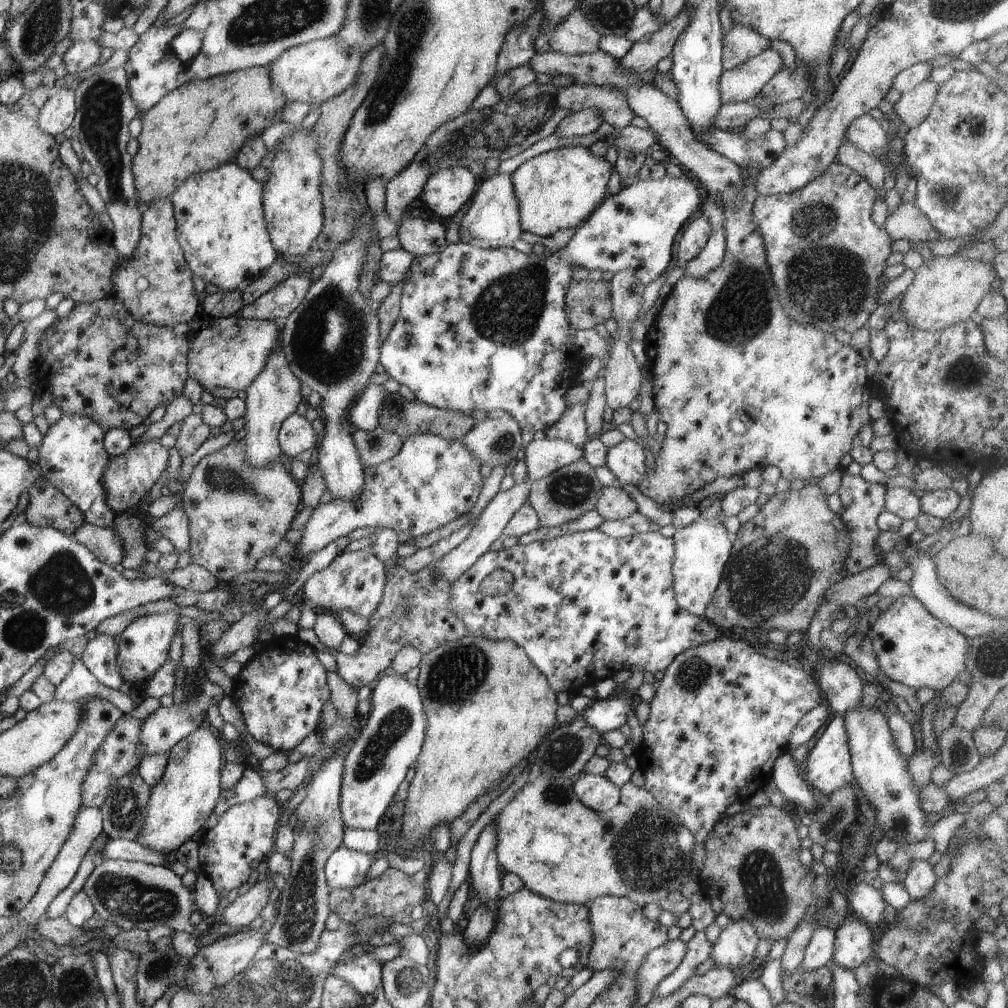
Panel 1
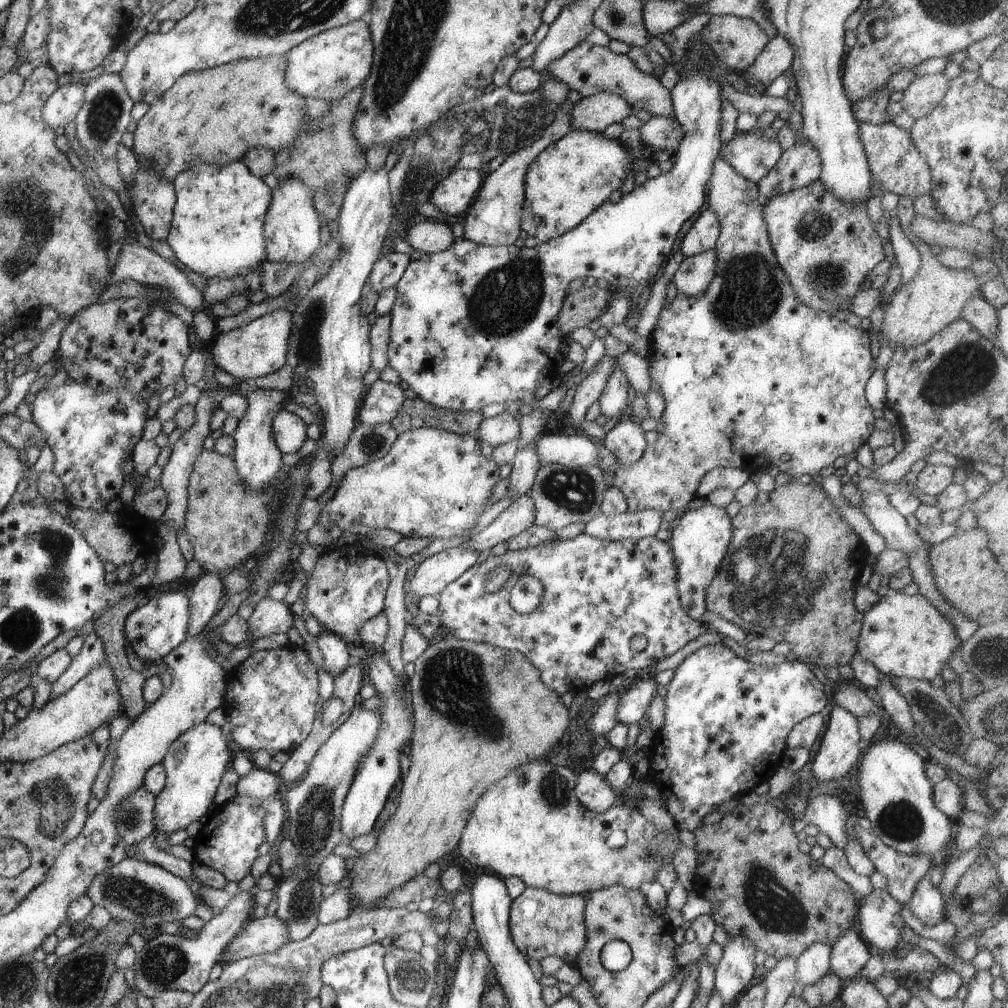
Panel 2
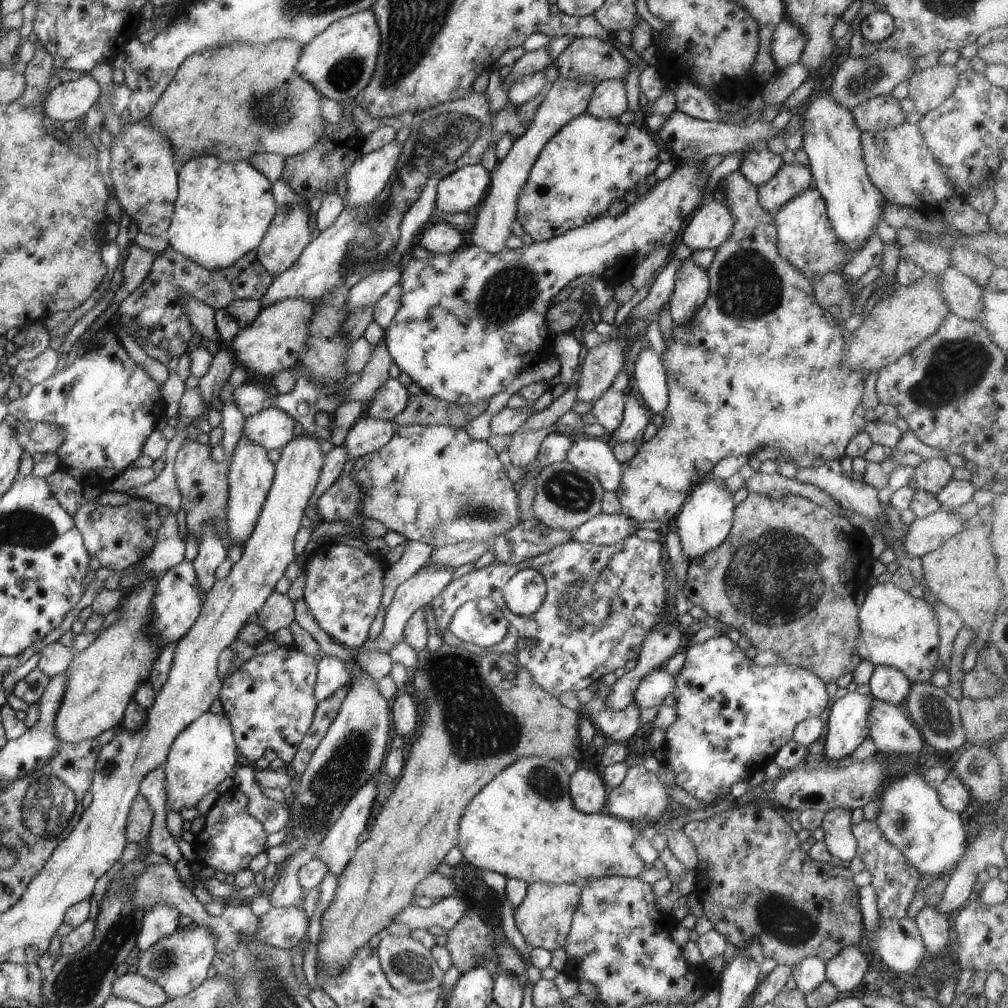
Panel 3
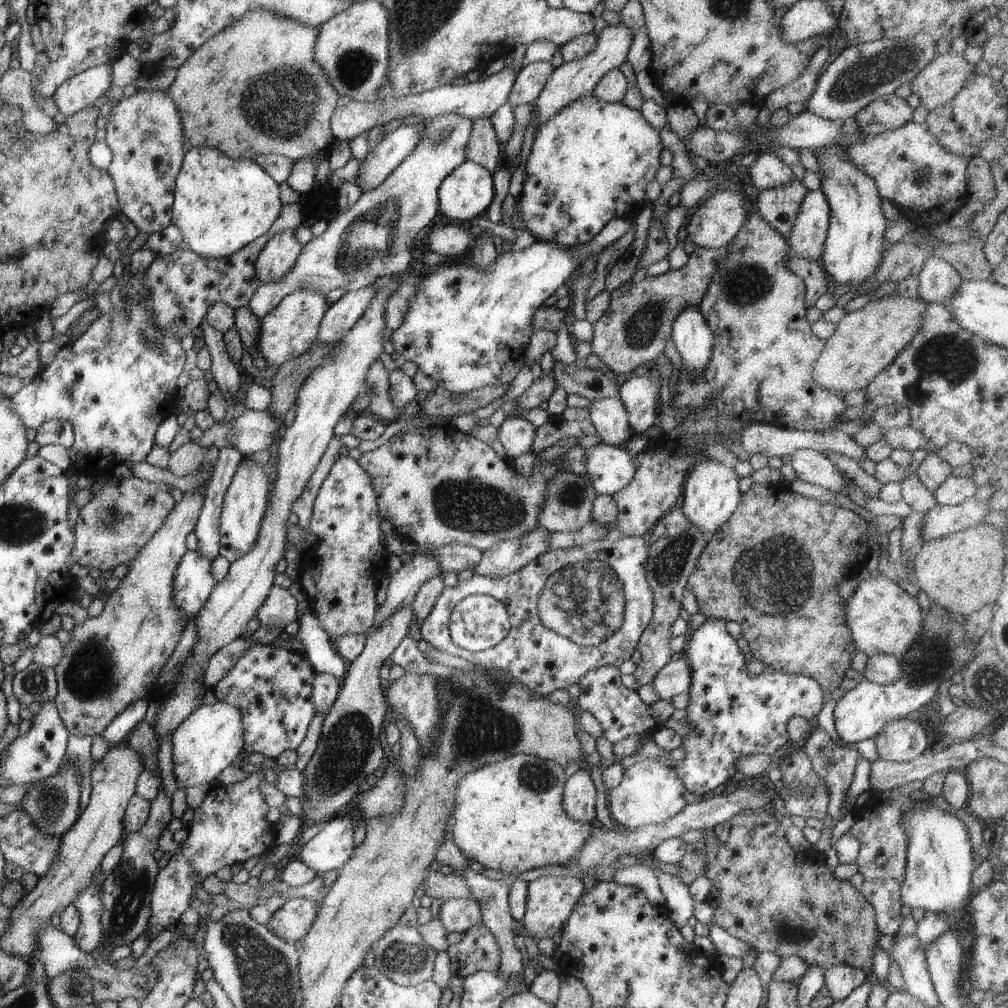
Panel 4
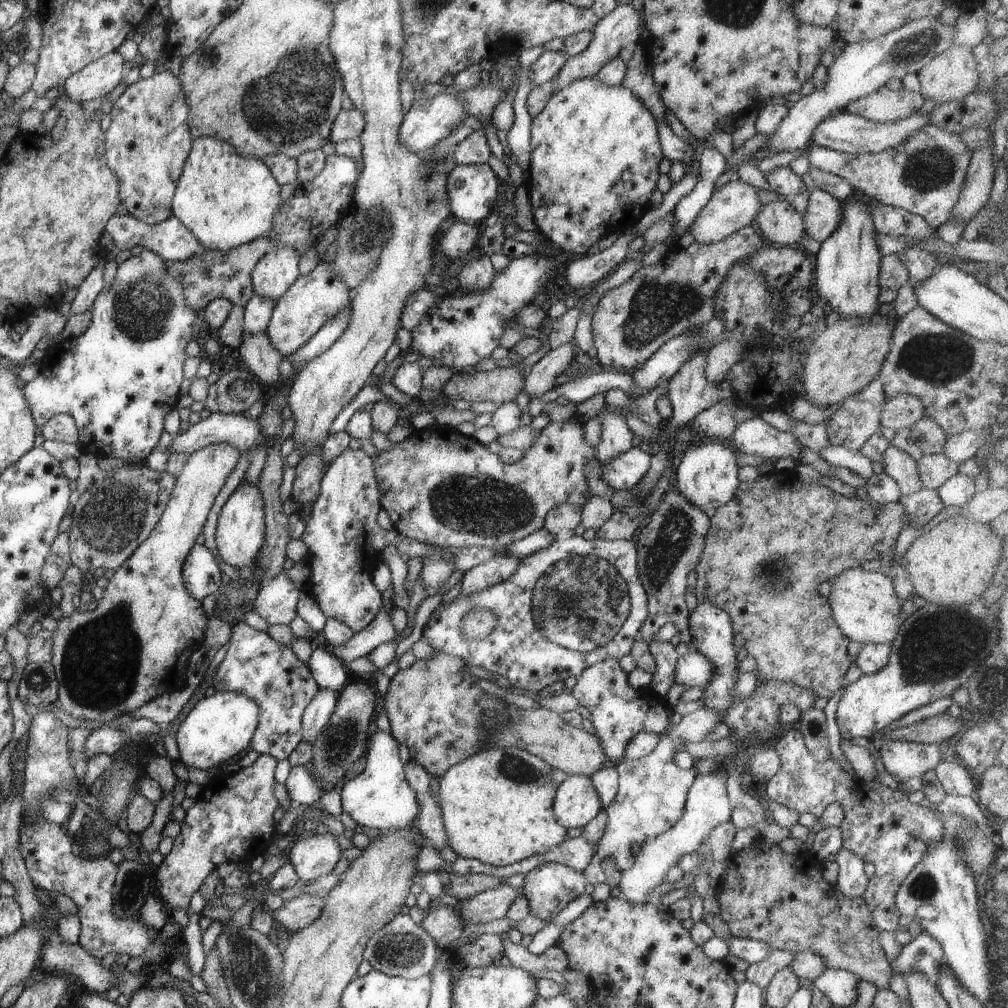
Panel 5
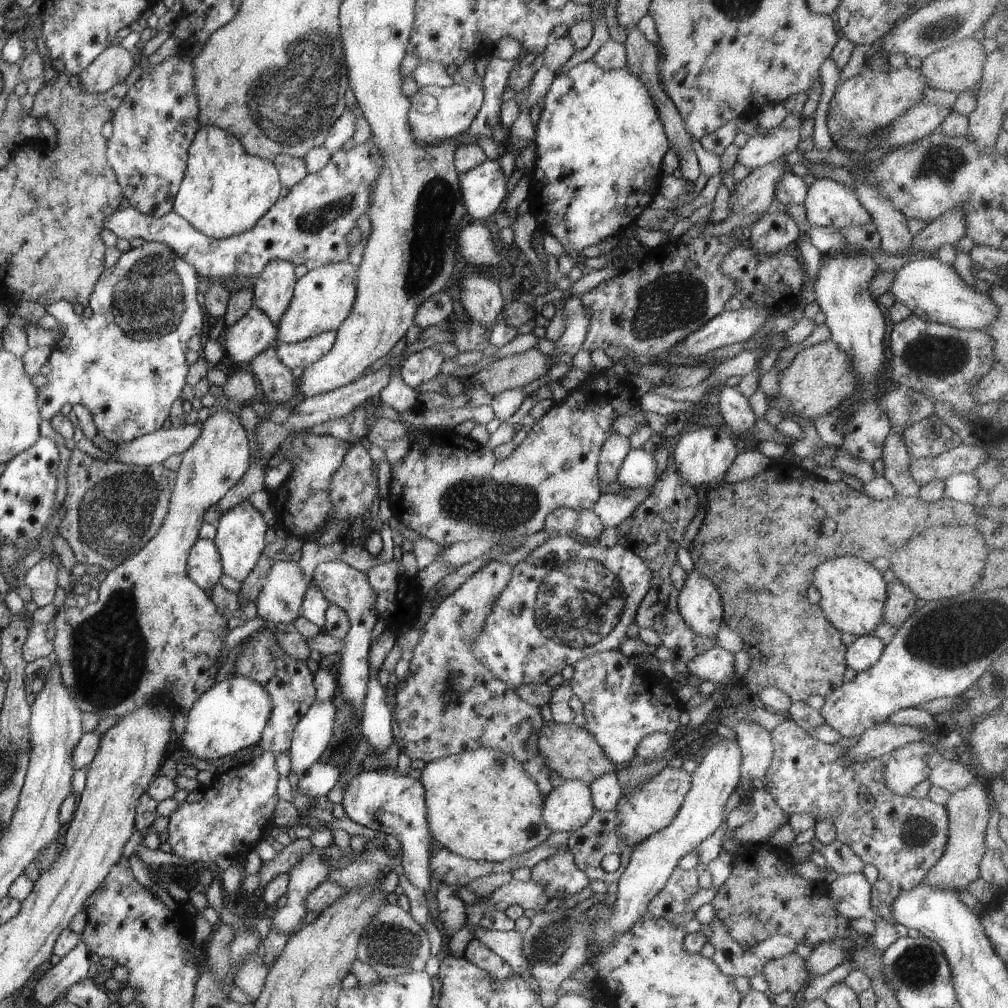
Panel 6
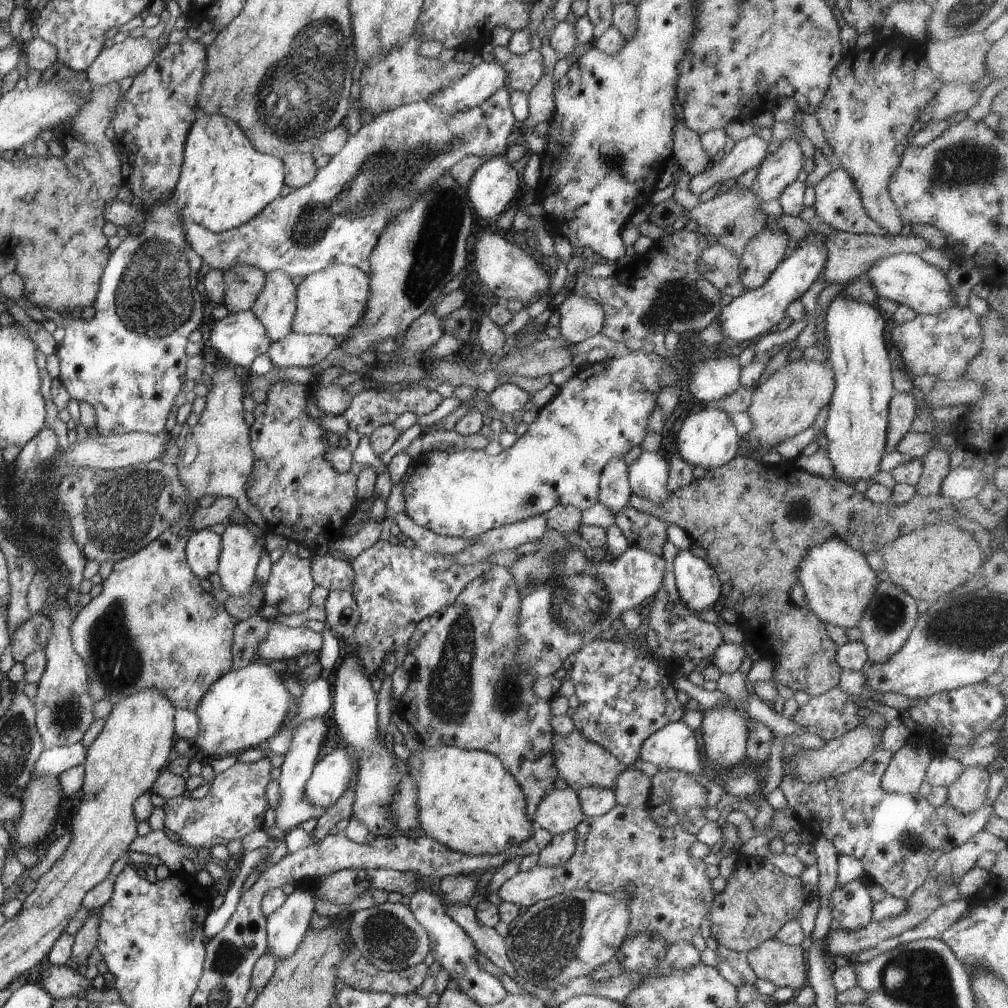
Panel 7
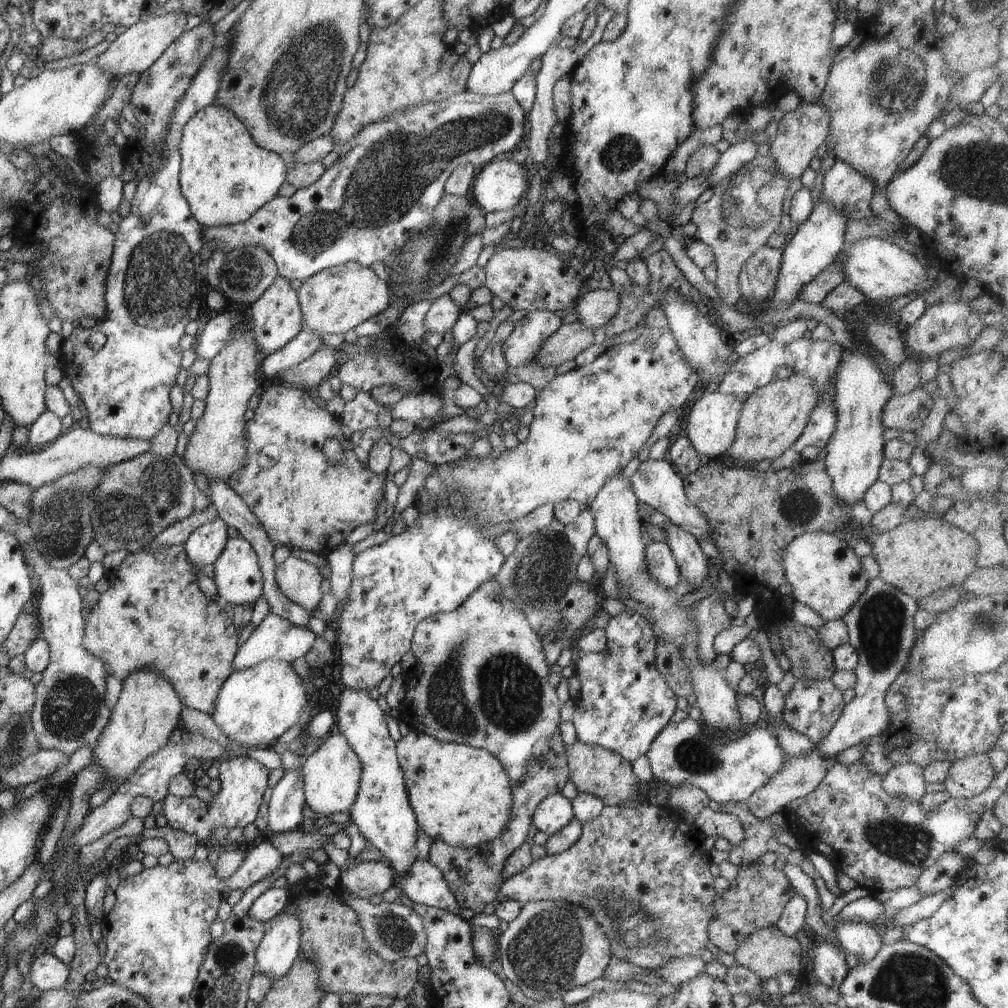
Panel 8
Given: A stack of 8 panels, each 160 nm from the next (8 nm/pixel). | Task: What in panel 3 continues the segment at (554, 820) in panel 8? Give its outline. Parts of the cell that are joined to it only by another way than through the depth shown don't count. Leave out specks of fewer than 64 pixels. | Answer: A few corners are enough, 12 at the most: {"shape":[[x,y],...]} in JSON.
{"shape":[[598,769],[569,778],[573,805],[606,810],[608,789]]}

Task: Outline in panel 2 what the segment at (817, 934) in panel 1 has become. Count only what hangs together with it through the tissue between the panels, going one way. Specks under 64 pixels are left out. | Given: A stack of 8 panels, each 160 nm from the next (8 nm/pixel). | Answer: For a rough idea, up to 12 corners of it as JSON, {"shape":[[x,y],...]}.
{"shape":[[812,943],[797,958],[797,978],[814,984],[831,970],[831,945]]}

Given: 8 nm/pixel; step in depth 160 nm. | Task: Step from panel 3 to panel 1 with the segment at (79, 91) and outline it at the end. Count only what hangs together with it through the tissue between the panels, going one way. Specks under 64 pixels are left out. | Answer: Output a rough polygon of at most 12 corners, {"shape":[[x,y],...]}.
{"shape":[[54,89],[39,127],[56,136],[72,126],[74,90]]}

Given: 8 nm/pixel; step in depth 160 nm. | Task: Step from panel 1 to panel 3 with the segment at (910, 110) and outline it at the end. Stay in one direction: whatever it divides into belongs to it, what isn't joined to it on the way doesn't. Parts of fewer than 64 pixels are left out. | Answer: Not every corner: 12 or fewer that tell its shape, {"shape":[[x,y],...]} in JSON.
{"shape":[[936,64],[906,81],[907,98],[924,116],[959,81],[954,67]]}

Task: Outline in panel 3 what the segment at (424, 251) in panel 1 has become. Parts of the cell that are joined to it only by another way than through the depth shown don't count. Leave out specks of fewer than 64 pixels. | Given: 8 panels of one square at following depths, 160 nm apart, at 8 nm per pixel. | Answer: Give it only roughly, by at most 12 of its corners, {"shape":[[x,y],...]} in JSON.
{"shape":[[445,222],[428,224],[417,242],[433,255],[464,245],[460,232]]}

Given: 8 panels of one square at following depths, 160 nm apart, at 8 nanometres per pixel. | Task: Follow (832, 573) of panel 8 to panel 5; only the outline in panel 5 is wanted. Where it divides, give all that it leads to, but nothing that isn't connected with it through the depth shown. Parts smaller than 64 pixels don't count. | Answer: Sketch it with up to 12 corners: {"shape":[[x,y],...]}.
{"shape":[[860,566],[830,579],[832,618],[849,641],[892,645],[903,603]]}

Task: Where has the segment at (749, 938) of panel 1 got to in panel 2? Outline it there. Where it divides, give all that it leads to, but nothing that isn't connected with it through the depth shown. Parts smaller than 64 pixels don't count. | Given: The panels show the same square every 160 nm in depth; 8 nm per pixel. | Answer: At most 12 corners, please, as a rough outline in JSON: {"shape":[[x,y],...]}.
{"shape":[[730,937],[715,969],[715,989],[734,1002],[754,983],[755,944]]}

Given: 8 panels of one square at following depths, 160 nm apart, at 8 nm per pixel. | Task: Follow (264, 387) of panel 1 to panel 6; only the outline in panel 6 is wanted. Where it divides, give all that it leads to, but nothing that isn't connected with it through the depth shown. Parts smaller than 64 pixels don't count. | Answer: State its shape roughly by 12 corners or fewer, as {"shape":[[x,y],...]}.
{"shape":[[247,499],[221,514],[214,542],[224,574],[244,582],[268,527]]}

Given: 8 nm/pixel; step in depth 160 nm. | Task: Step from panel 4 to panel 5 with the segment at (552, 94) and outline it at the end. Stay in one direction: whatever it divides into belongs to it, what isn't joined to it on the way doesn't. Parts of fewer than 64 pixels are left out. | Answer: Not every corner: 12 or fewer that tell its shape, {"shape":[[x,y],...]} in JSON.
{"shape":[[617,3],[590,44],[569,58],[553,92],[592,79],[622,48],[640,43],[640,16]]}

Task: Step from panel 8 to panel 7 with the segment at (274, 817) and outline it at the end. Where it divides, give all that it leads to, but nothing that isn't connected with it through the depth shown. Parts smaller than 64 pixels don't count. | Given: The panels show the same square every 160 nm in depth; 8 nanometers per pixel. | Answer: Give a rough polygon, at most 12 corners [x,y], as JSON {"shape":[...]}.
{"shape":[[330,717],[305,720],[277,780],[274,829],[282,835],[328,809],[304,802]]}

